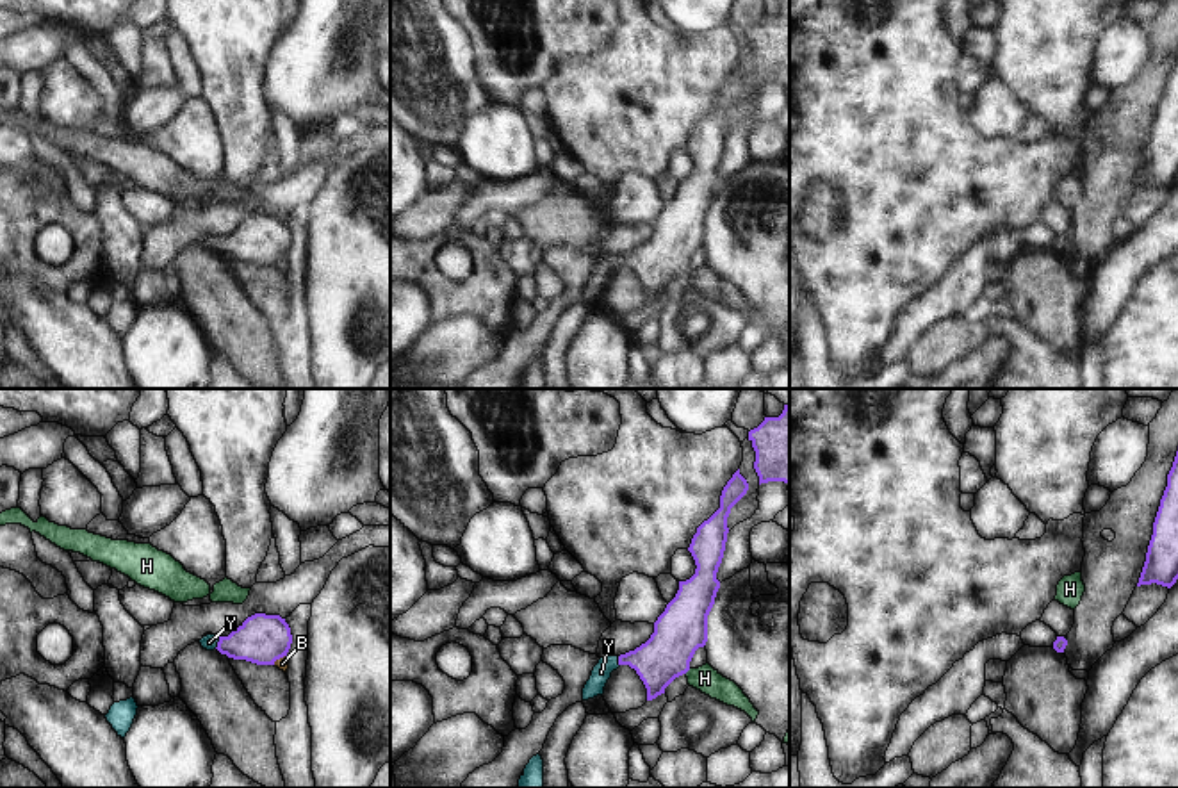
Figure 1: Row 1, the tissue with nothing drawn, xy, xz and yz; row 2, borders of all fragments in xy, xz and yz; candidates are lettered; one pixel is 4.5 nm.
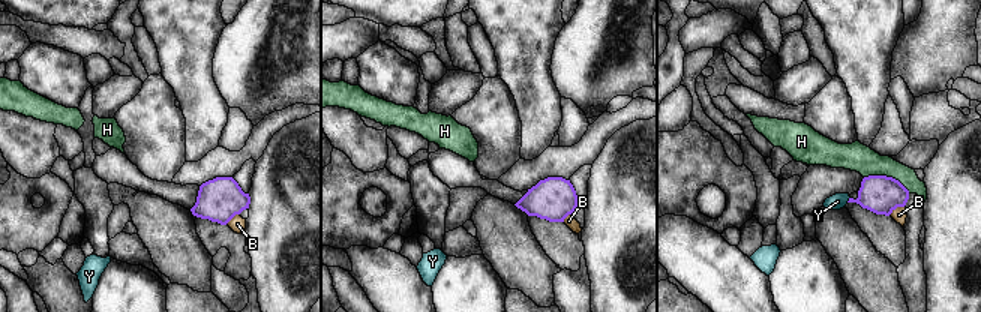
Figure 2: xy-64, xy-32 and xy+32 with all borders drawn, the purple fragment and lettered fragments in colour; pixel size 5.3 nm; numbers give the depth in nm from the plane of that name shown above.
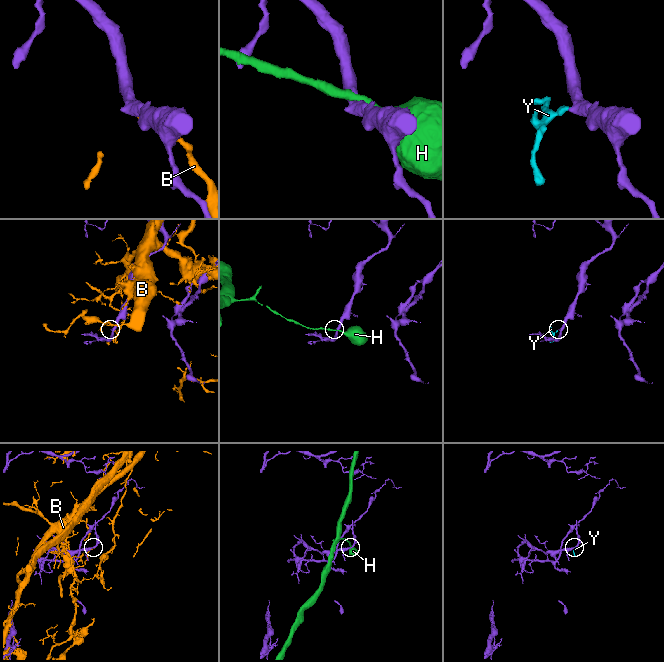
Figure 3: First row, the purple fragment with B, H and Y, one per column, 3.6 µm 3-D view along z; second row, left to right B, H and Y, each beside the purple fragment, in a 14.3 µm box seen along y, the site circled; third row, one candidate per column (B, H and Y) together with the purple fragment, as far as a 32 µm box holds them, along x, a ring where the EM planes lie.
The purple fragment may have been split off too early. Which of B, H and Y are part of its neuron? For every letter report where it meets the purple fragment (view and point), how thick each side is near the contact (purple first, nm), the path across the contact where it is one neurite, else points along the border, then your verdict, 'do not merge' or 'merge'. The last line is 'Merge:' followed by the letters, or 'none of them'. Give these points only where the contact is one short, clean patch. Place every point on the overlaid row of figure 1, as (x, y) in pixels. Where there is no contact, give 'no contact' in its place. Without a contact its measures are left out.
B: contact xy (278, 658); calibres 220 and 50 nm; do not merge
H: contact xz (687, 671); calibres 220 and 120 nm; border xz (690, 669), (685, 673); do not merge
Y: contact xy (218, 642); calibres 220 and 70 nm; way xy (262, 639), (252, 642), (218, 642), (209, 642); merge
Merge: Y

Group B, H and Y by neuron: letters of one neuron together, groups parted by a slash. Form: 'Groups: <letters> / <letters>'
Groups: B / H / Y.

